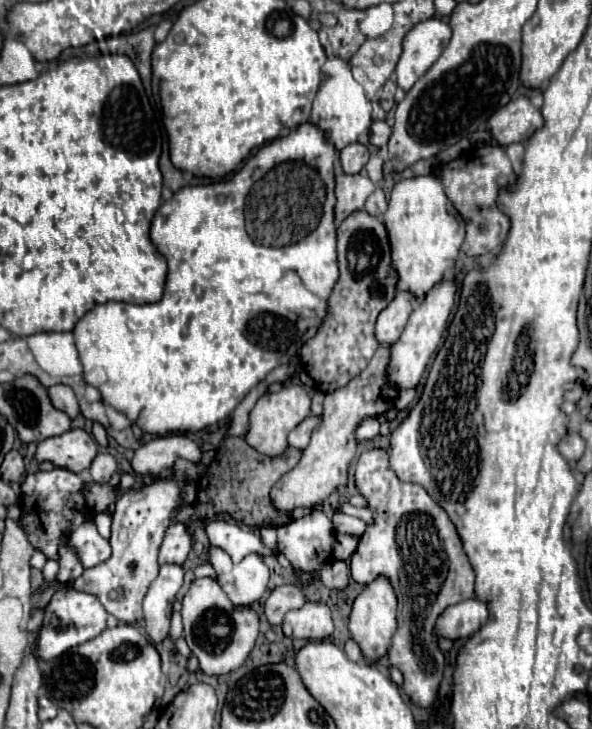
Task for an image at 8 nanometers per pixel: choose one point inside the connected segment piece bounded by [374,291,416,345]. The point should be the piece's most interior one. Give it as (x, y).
(391, 322)

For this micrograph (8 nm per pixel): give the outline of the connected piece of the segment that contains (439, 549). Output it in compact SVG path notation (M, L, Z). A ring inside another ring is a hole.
M364 451L356 463L354 483L358 493L364 495L374 521L366 527L352 555L352 577L360 585L368 585L378 573L392 581L398 597L398 629L388 657L402 671L402 689L412 703L432 709L444 671L444 655L436 647L434 623L448 605L474 597L474 571L446 511L430 499L424 487L396 477L388 463L388 451Z

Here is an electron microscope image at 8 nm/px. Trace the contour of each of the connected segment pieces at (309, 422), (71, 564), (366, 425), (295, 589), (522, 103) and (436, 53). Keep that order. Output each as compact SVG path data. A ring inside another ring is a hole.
M306 417L294 431L290 431L290 435L288 435L288 445L302 451L302 449L310 443L310 435L312 435L314 427L318 427L318 419L320 419L320 417Z
M66 539L62 543L62 551L60 551L60 571L58 571L58 581L62 585L70 585L74 583L74 579L78 579L82 575L82 565L78 561L78 555L74 549L68 547Z
M364 419L358 427L356 427L356 441L368 441L372 437L378 435L380 423L376 419Z
M282 585L282 587L276 587L270 593L270 597L266 599L264 613L270 621L270 625L280 625L288 611L298 609L304 603L306 603L306 599L304 599L304 593L298 585Z
M518 97L518 99L512 99L506 107L498 109L486 123L486 129L490 131L490 135L502 145L510 145L510 143L520 143L520 141L526 141L538 127L542 127L542 113L528 101L528 97Z
M432 17L412 27L402 39L402 55L396 67L396 85L410 91L412 85L434 65L450 41L450 27L444 19Z

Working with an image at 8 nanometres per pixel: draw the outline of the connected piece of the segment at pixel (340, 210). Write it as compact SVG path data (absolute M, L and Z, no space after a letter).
M336 175L336 207L334 207L334 219L336 225L346 219L352 211L364 209L364 203L368 195L374 191L374 183L364 175Z

